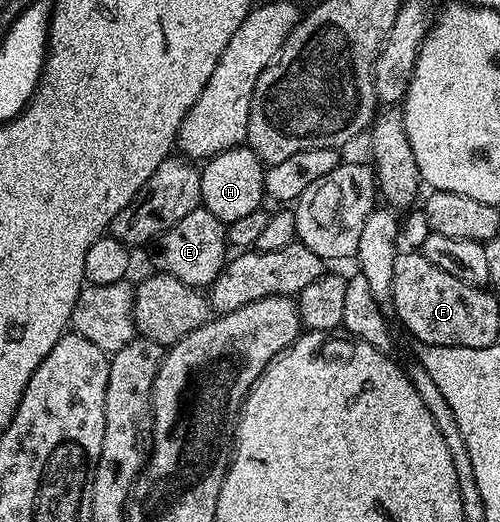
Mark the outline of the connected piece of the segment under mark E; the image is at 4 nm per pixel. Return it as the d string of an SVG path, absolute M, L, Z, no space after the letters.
M199 208L188 212L184 220L165 230L157 238L154 248L154 262L158 265L155 267L161 273L176 276L176 280L195 288L208 288L228 261L226 226L219 218L212 216L212 212Z

